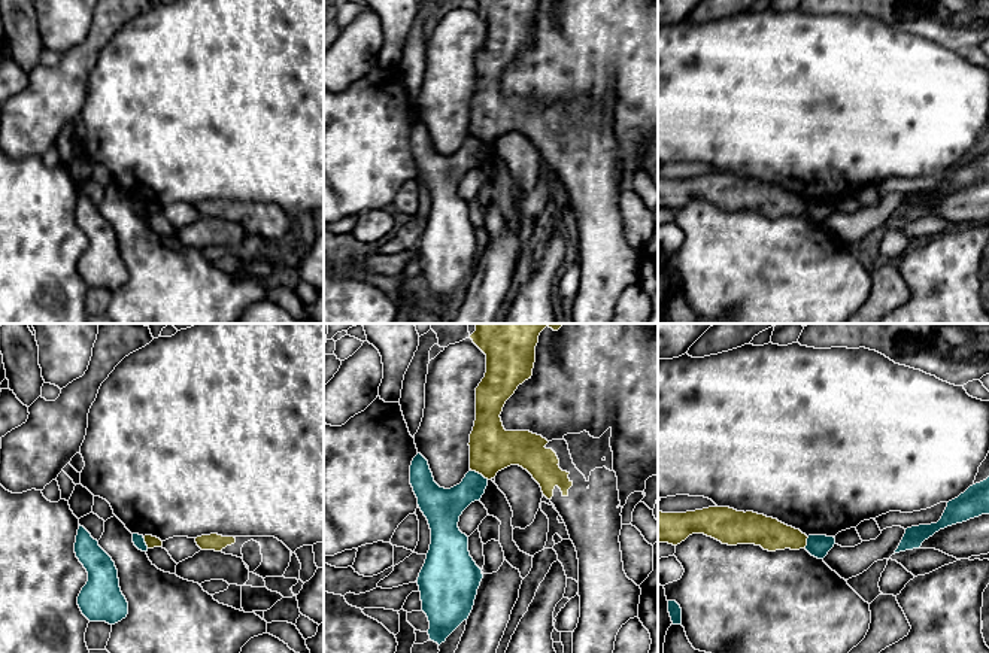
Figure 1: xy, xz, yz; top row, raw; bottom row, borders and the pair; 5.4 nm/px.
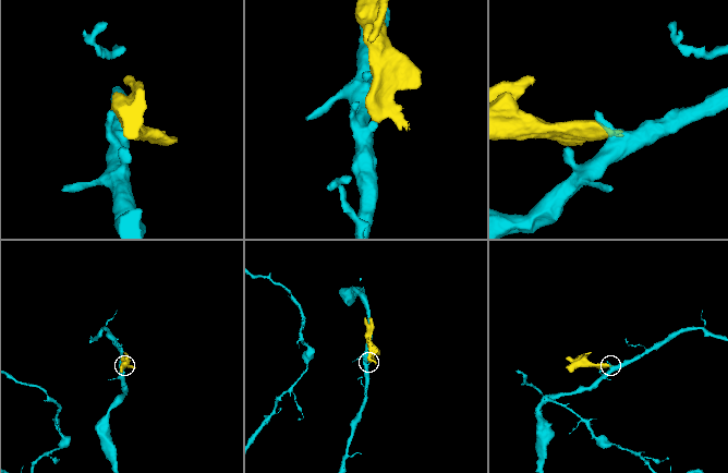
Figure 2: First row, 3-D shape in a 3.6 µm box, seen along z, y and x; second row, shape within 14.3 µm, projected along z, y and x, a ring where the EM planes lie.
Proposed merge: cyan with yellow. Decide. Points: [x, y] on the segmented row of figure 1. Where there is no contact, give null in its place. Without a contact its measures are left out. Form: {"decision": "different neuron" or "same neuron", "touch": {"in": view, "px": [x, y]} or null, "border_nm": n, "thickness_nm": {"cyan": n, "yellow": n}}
{"decision": "different neuron", "touch": {"in": "xz", "px": [481, 474]}, "border_nm": 110, "thickness_nm": {"cyan": 180, "yellow": 240}}

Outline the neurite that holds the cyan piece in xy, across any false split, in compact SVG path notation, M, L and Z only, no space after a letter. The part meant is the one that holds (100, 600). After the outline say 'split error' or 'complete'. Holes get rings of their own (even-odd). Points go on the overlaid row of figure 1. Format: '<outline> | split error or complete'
M79 525L75 553L88 572L78 605L90 622L115 625L127 617L128 602L121 592L118 570L98 541Z | complete

